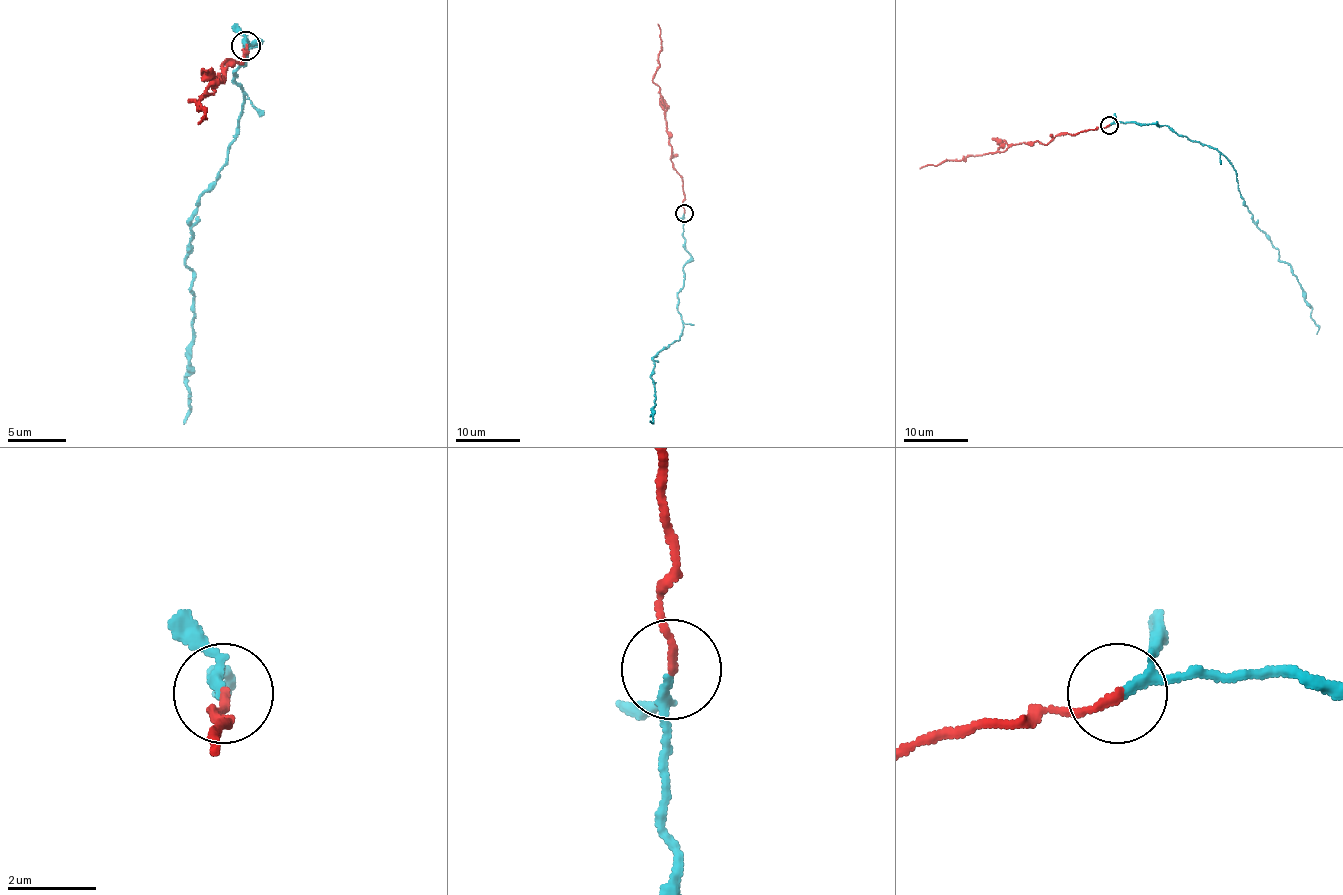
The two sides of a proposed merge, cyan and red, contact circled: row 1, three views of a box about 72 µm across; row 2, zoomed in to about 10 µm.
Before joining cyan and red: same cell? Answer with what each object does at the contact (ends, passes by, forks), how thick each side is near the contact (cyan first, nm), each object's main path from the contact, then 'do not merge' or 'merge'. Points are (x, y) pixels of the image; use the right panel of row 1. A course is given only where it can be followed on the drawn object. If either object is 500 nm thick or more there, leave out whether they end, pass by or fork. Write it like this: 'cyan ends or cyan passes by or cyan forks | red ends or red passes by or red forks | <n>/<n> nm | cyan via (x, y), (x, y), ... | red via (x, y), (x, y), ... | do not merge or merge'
cyan passes by | red ends | 160/180 nm | cyan via (1110, 125), (1168, 125), (1214, 147), (1227, 160), (1254, 221), (1291, 267), (1312, 309), (1317, 335) | red via (1108, 125), (1059, 134), (1046, 144), (1038, 141), (1002, 144), (994, 152), (919, 168) | merge

